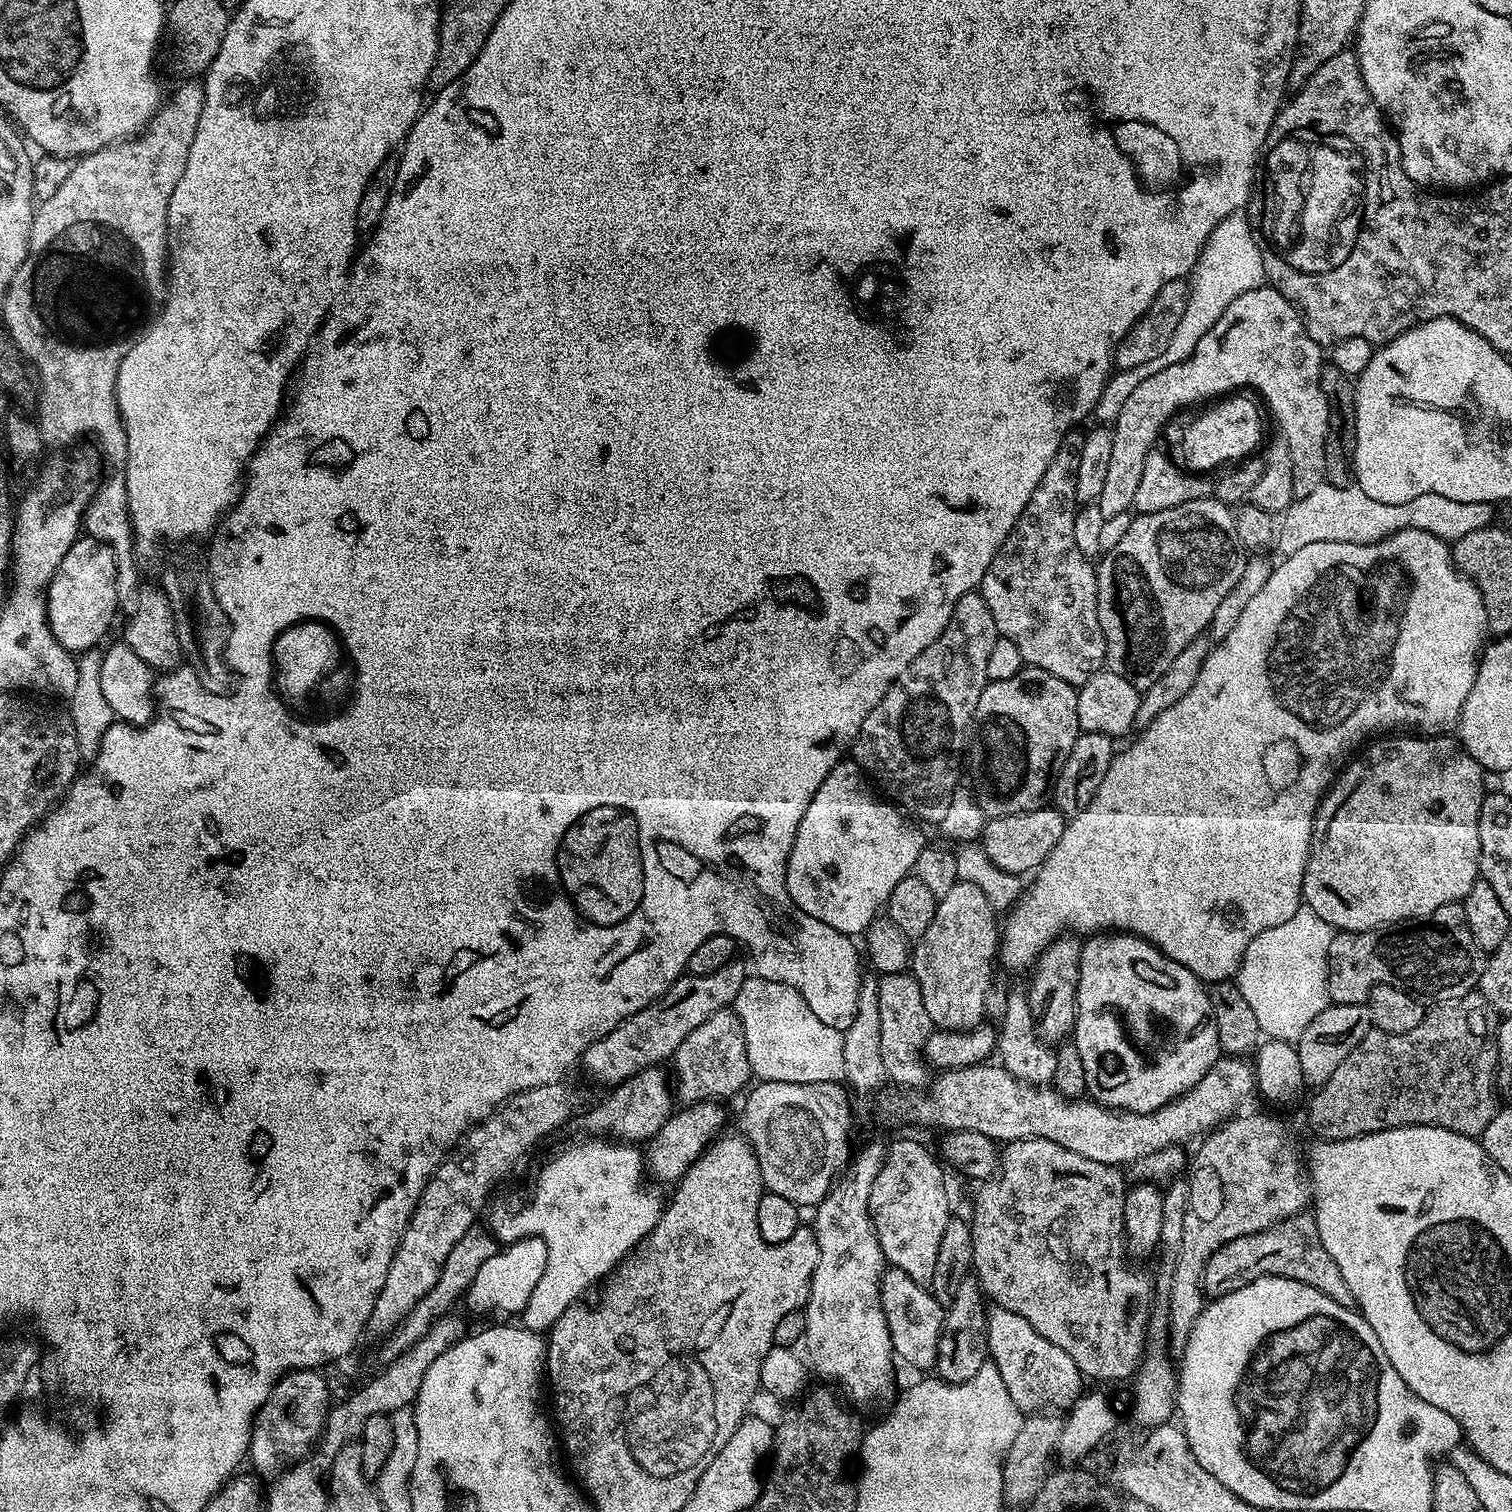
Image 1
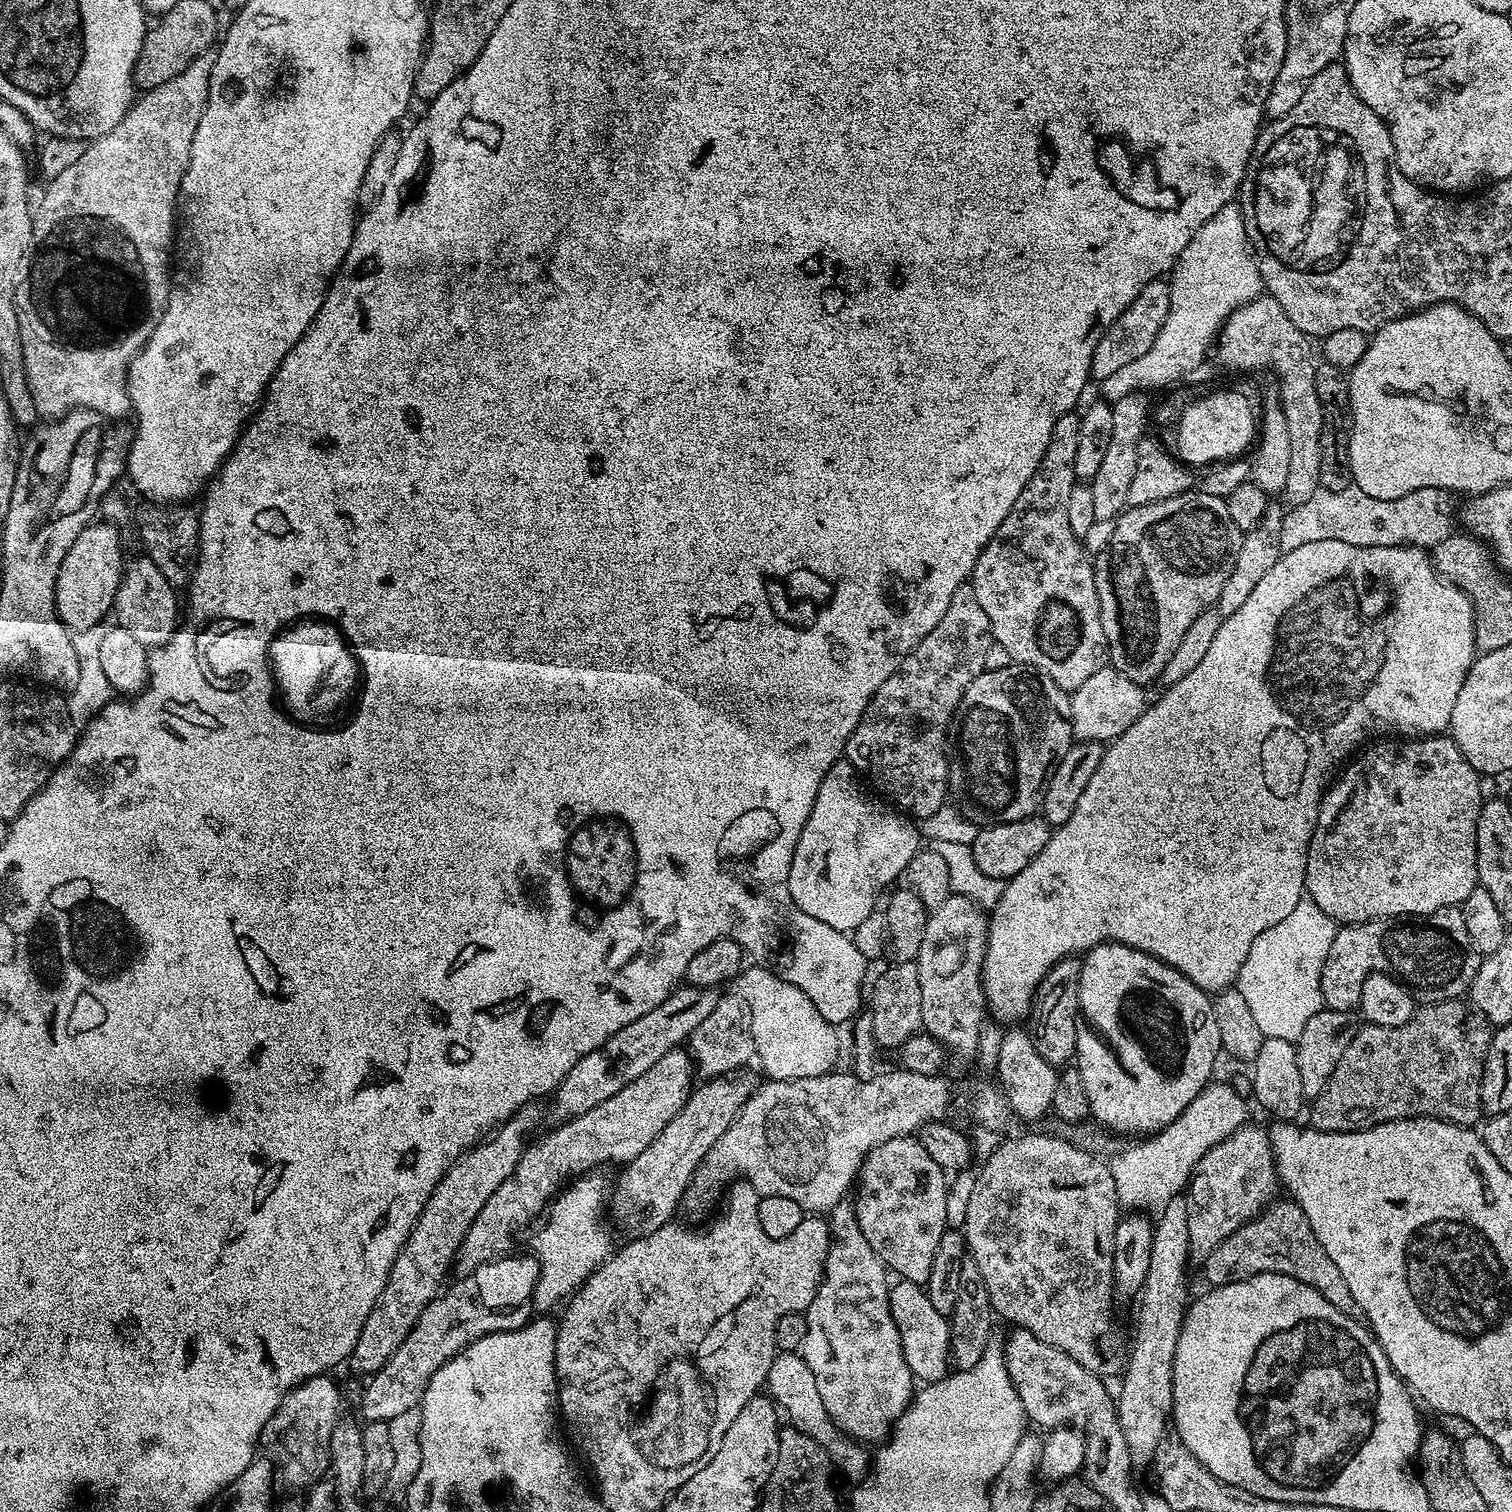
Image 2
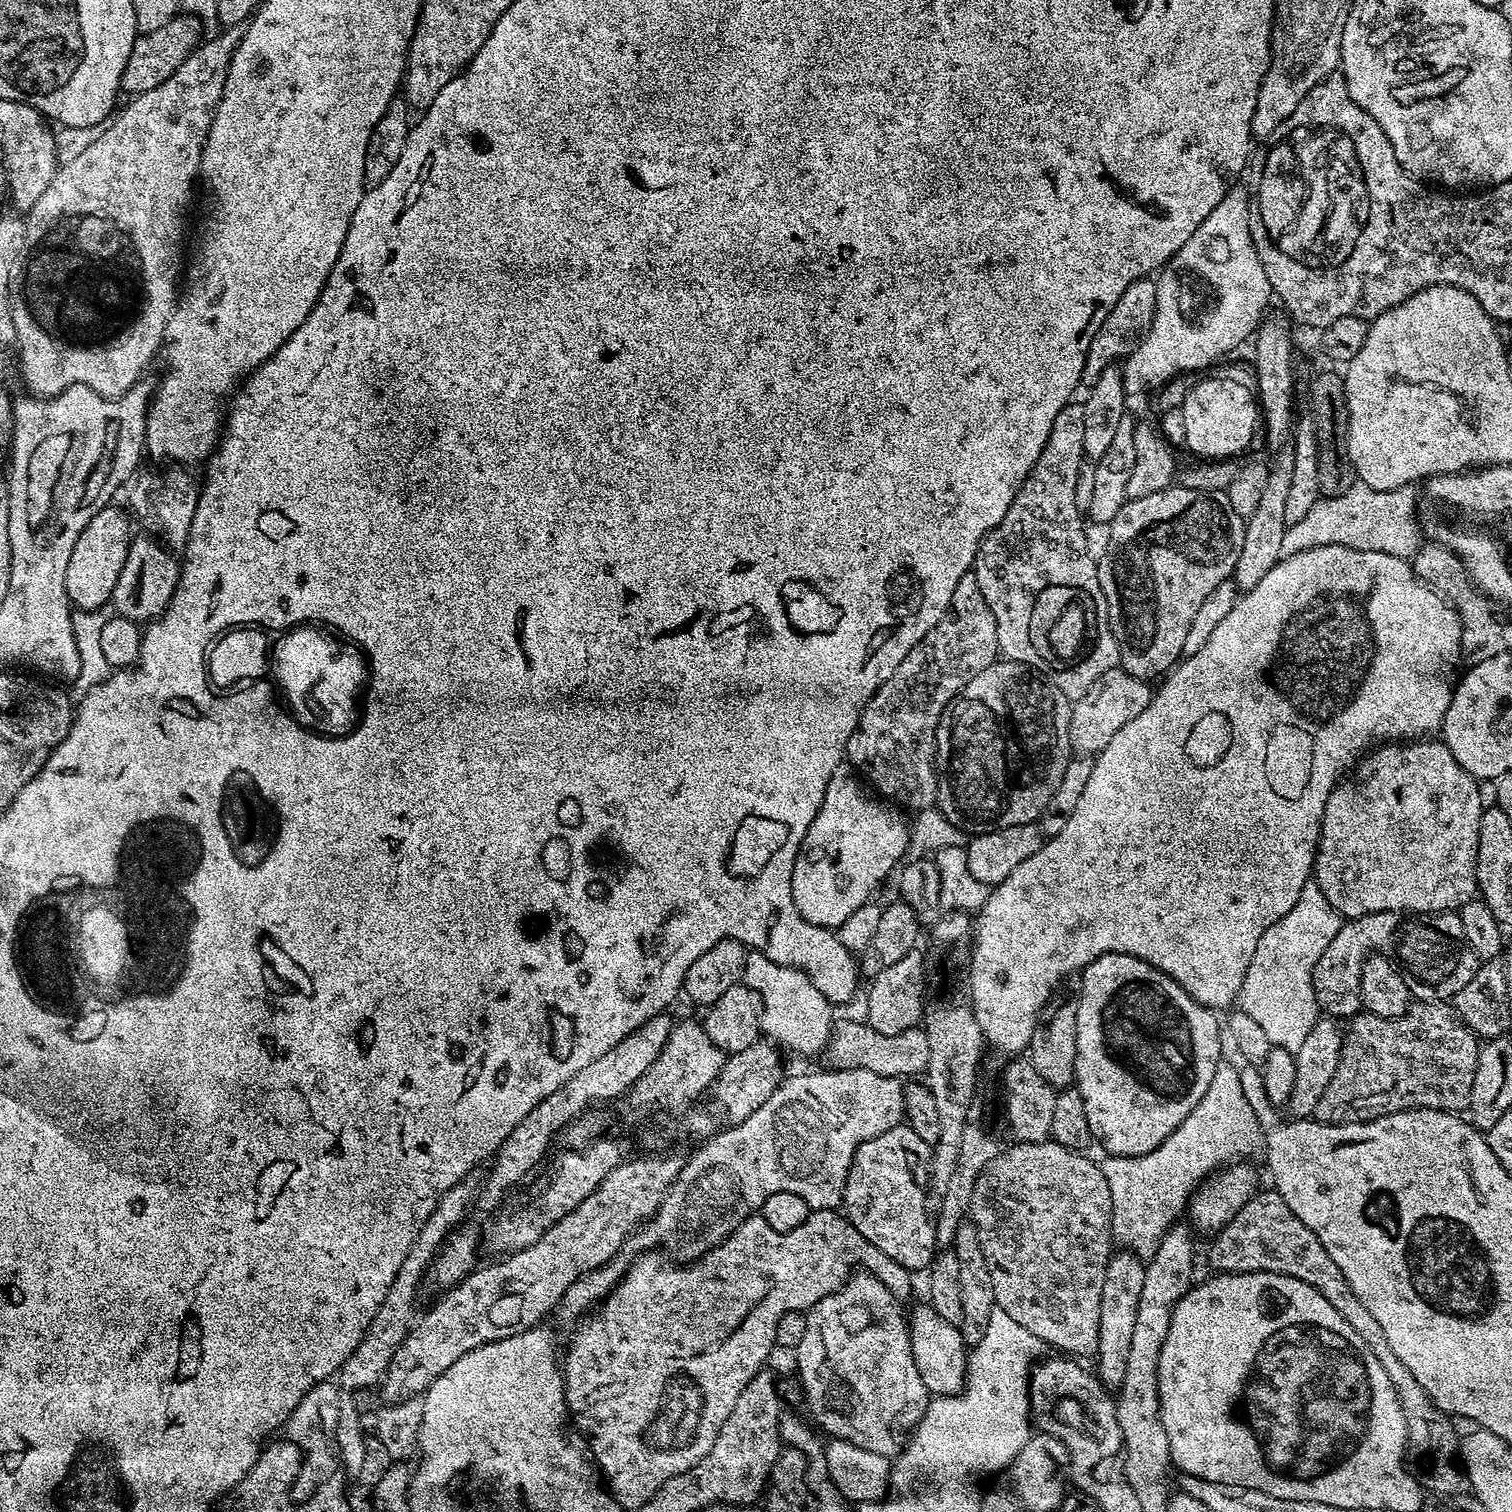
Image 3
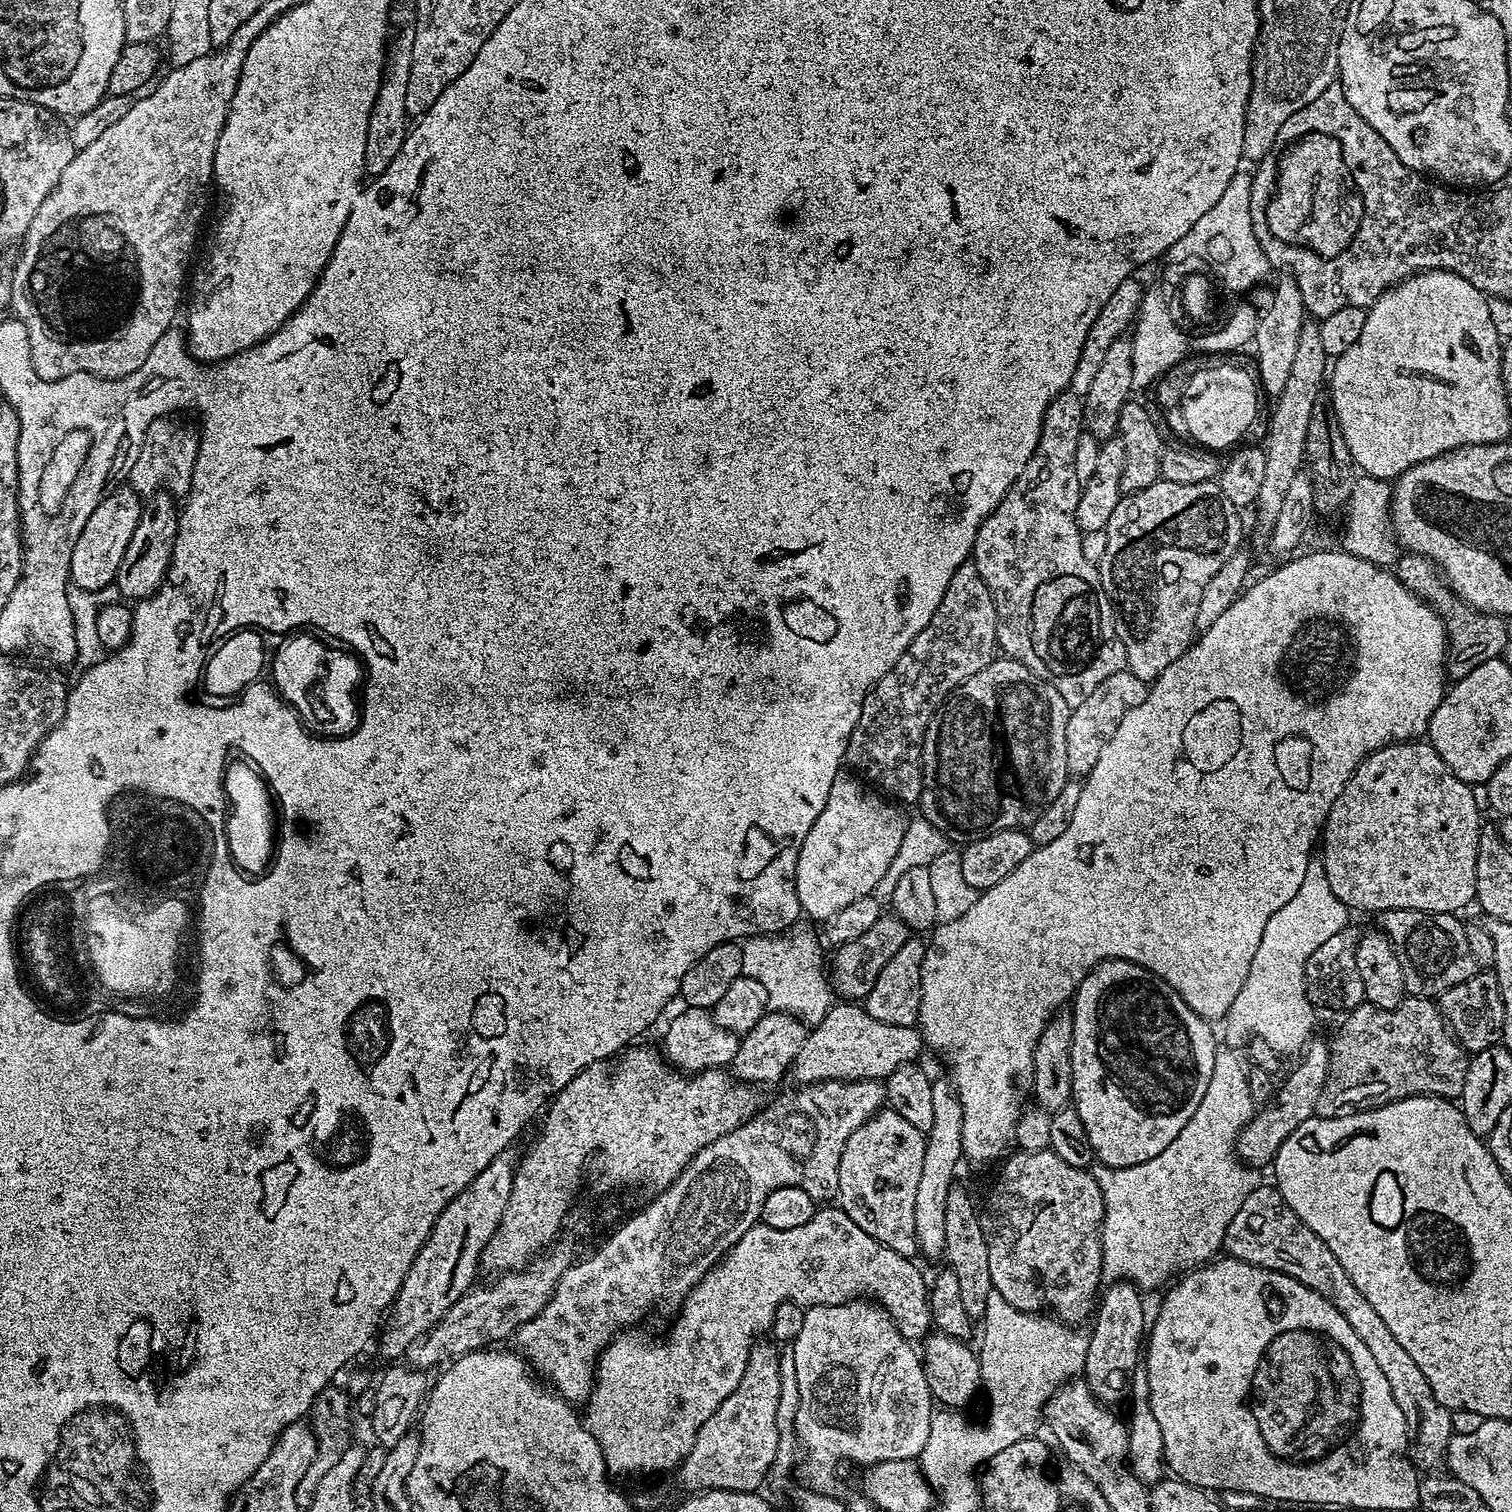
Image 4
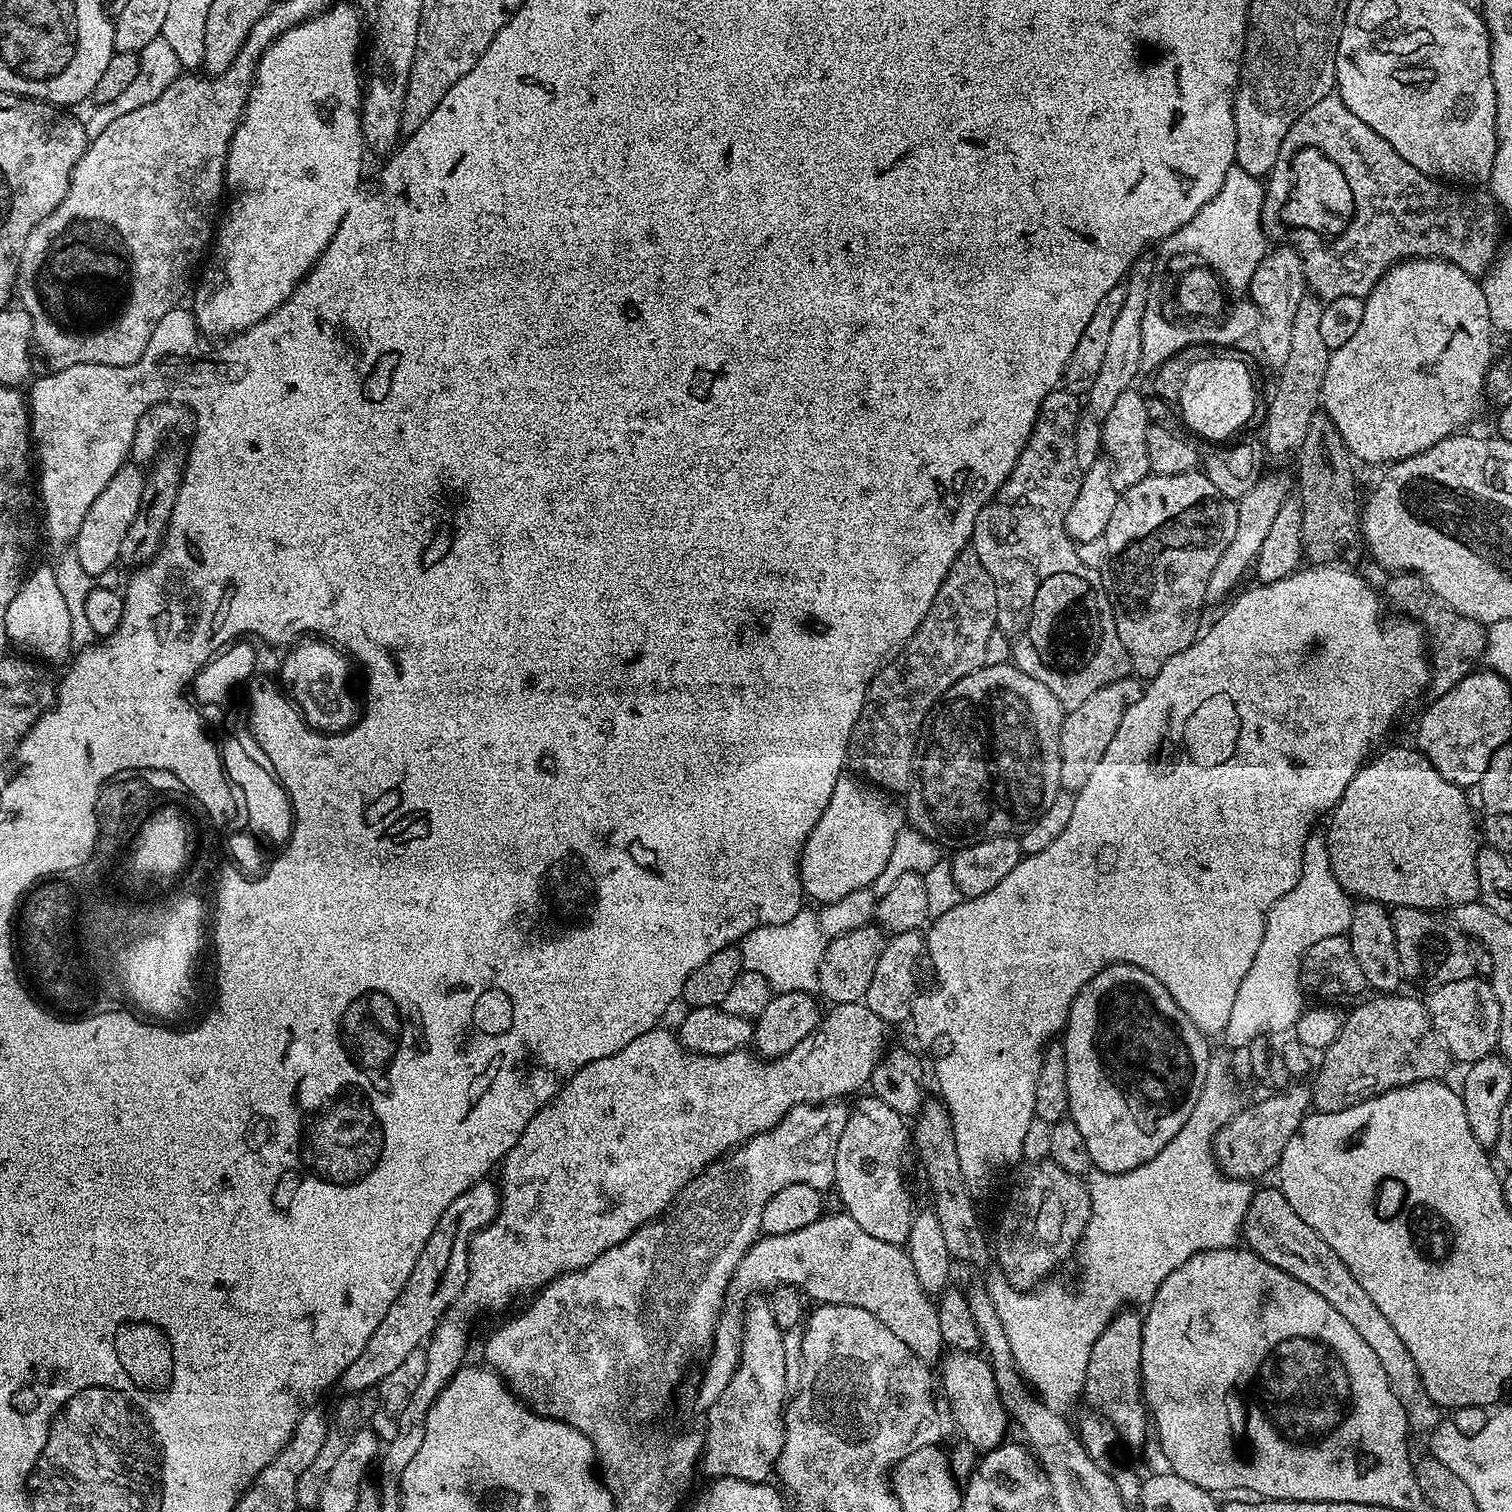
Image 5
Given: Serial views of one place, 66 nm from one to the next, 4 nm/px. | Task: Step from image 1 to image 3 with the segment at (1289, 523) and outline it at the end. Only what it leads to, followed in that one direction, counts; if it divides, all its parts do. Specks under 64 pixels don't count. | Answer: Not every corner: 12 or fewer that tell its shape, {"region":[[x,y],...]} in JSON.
{"region":[[1355,479],[1287,525],[1282,558],[1340,545],[1409,559],[1413,487]]}

